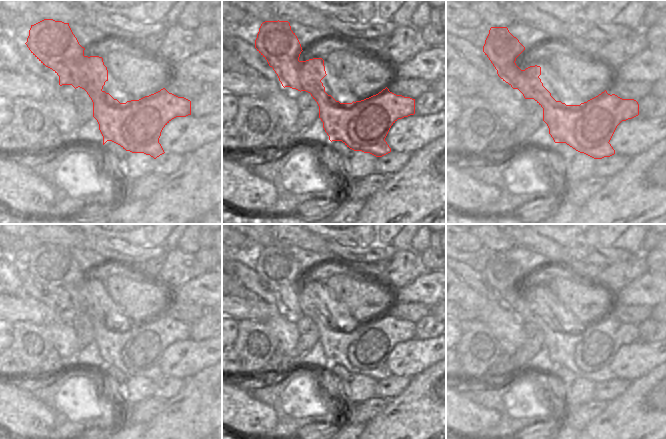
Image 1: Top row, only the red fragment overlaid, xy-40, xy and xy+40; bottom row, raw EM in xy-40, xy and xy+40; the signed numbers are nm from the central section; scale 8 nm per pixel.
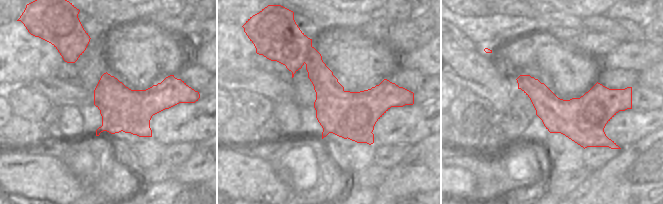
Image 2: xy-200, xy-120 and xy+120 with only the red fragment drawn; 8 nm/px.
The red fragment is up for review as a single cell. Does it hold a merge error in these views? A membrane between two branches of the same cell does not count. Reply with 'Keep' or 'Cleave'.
Cleave.

